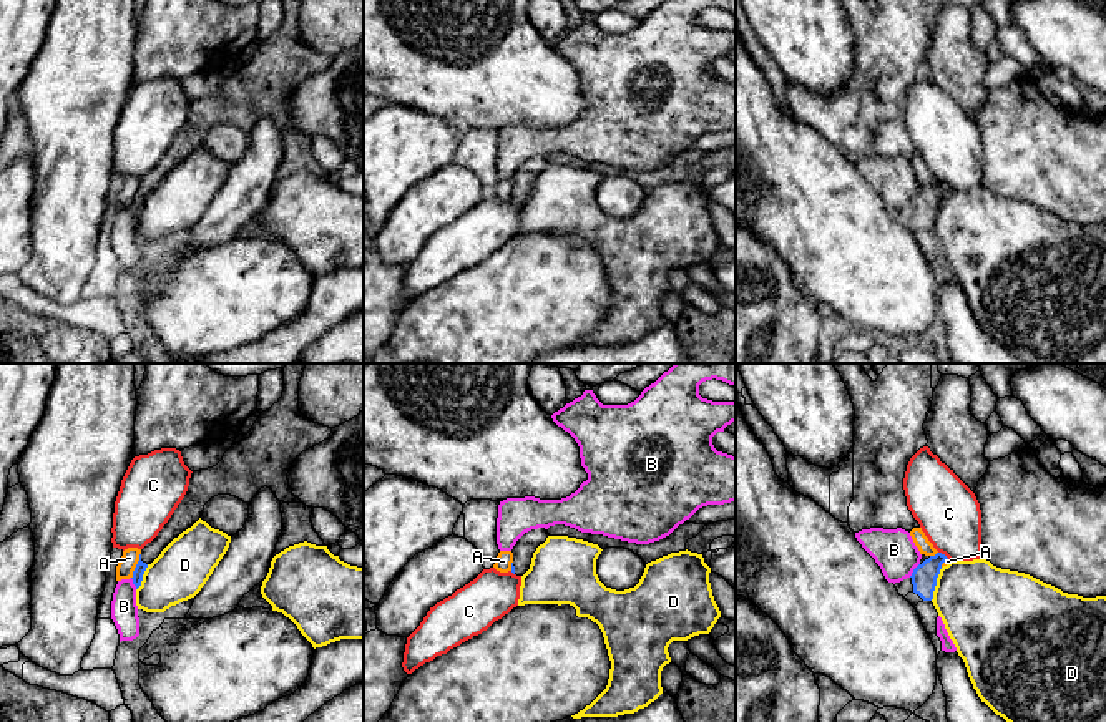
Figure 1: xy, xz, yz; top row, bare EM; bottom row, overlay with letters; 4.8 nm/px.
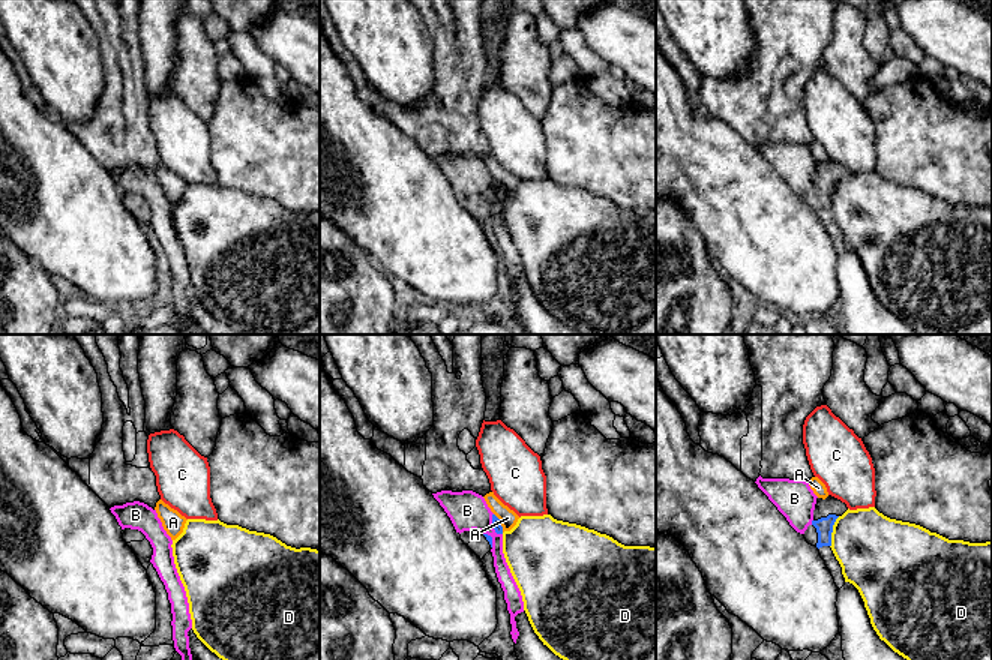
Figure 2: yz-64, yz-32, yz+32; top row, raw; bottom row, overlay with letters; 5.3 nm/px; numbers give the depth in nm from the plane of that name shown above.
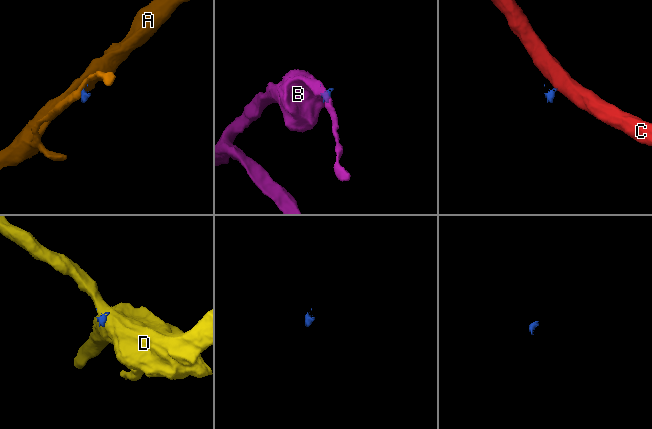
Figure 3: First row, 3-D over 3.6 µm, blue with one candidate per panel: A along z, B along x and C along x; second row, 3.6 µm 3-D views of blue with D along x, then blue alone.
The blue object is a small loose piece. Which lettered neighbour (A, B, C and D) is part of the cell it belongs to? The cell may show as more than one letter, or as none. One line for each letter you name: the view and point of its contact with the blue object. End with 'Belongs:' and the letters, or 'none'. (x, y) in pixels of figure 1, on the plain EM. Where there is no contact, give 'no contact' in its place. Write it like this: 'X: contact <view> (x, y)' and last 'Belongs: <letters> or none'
Belongs: none

